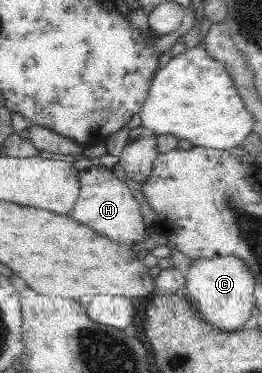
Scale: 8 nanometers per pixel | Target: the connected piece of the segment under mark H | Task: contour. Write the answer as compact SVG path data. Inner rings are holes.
M99 164L79 171L78 189L80 192L78 192L71 217L114 242L139 243L147 238L145 235L148 226L144 224L139 213L138 201L126 186L126 182L120 181L112 171Z

